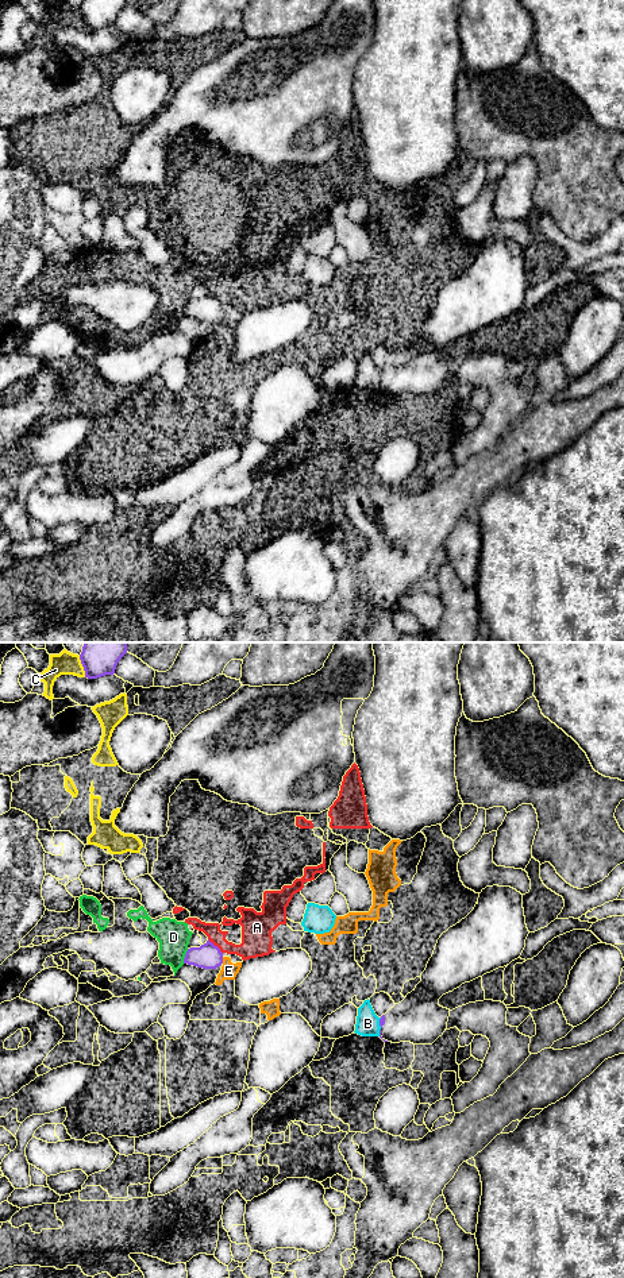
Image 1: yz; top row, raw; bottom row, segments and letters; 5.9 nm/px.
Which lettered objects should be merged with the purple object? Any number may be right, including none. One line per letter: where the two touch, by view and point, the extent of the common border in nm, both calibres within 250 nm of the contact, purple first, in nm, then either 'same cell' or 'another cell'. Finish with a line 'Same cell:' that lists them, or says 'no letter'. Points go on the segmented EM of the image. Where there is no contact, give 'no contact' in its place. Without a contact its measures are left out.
A: yz (216, 946) | 130 nm | 150/180 nm | another cell
B: yz (381, 1027) | 110 nm | 30/140 nm | another cell
C: yz (83, 665) | 130 nm | 260/140 nm | another cell
D: yz (185, 956) | 90 nm | 150/190 nm | another cell
E: yz (222, 960) | 40 nm | 150/100 nm | another cell
Same cell: no letter

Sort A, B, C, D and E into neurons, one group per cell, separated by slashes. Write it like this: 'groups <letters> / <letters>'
groups A D E / B / C

